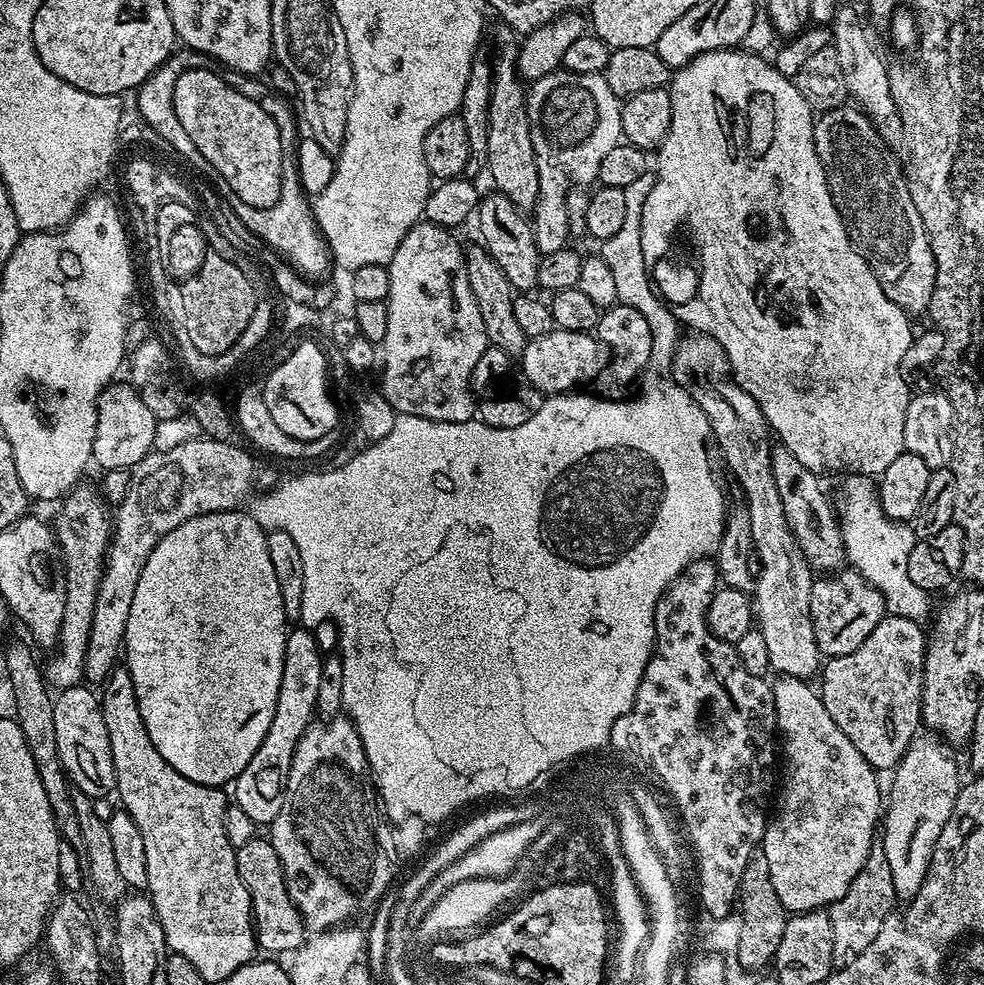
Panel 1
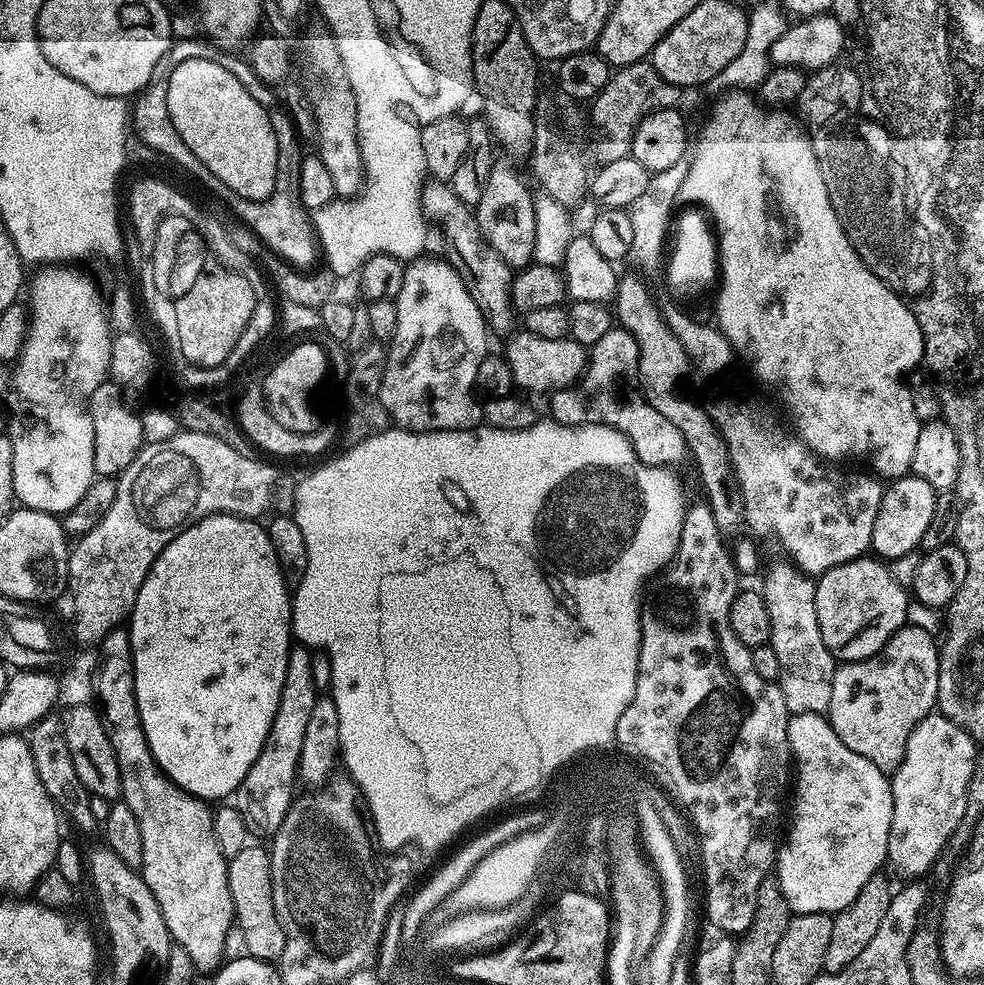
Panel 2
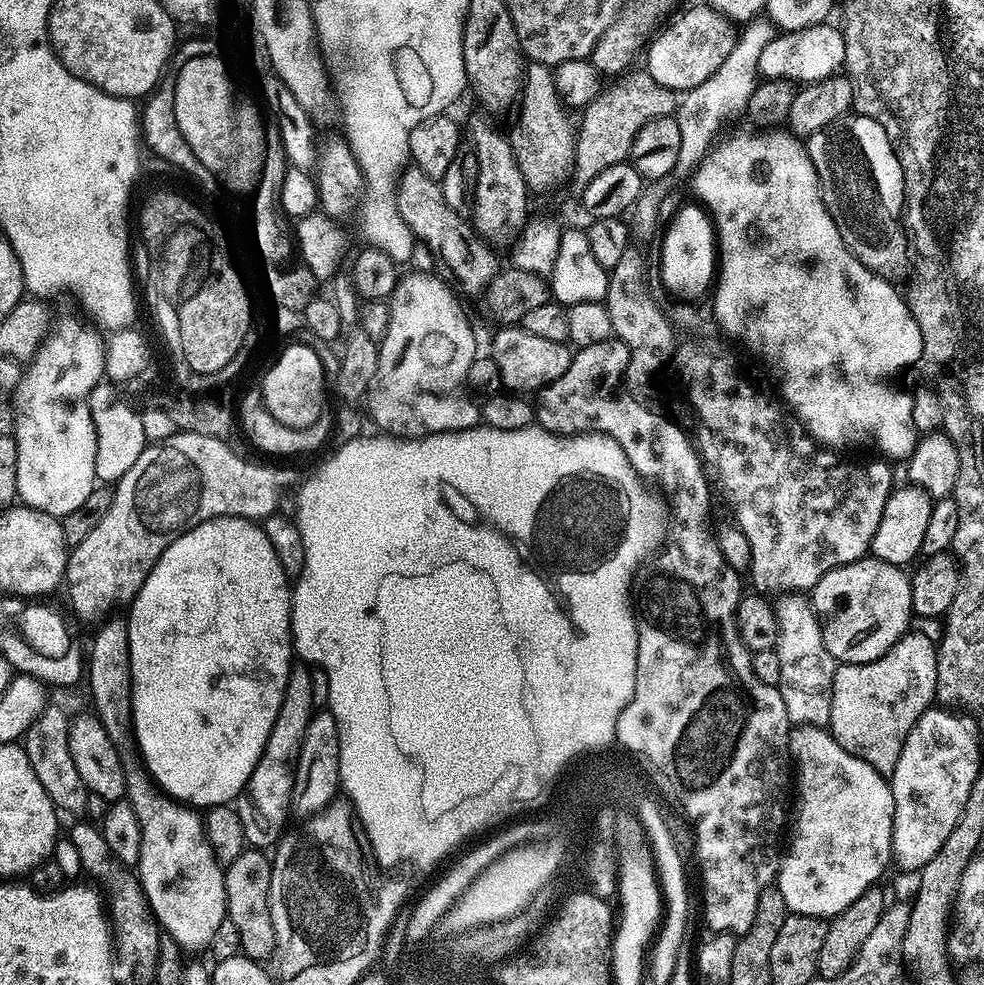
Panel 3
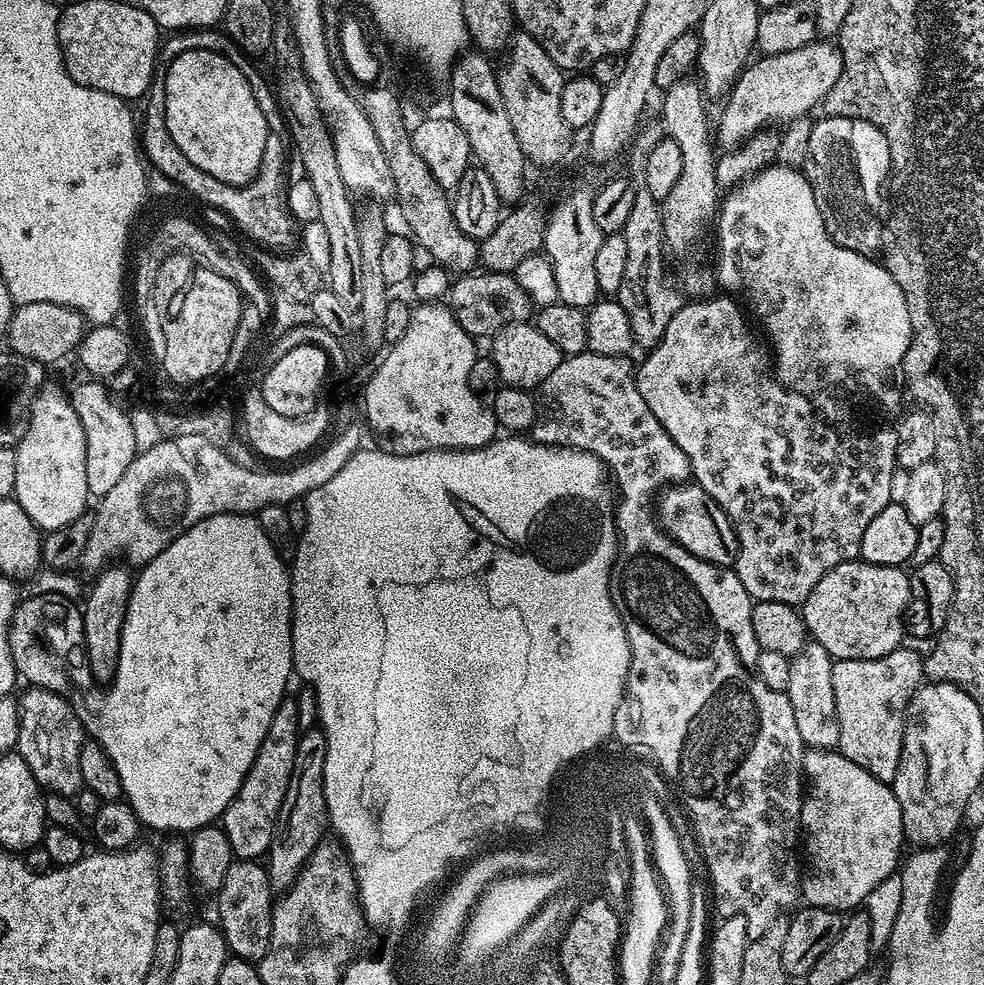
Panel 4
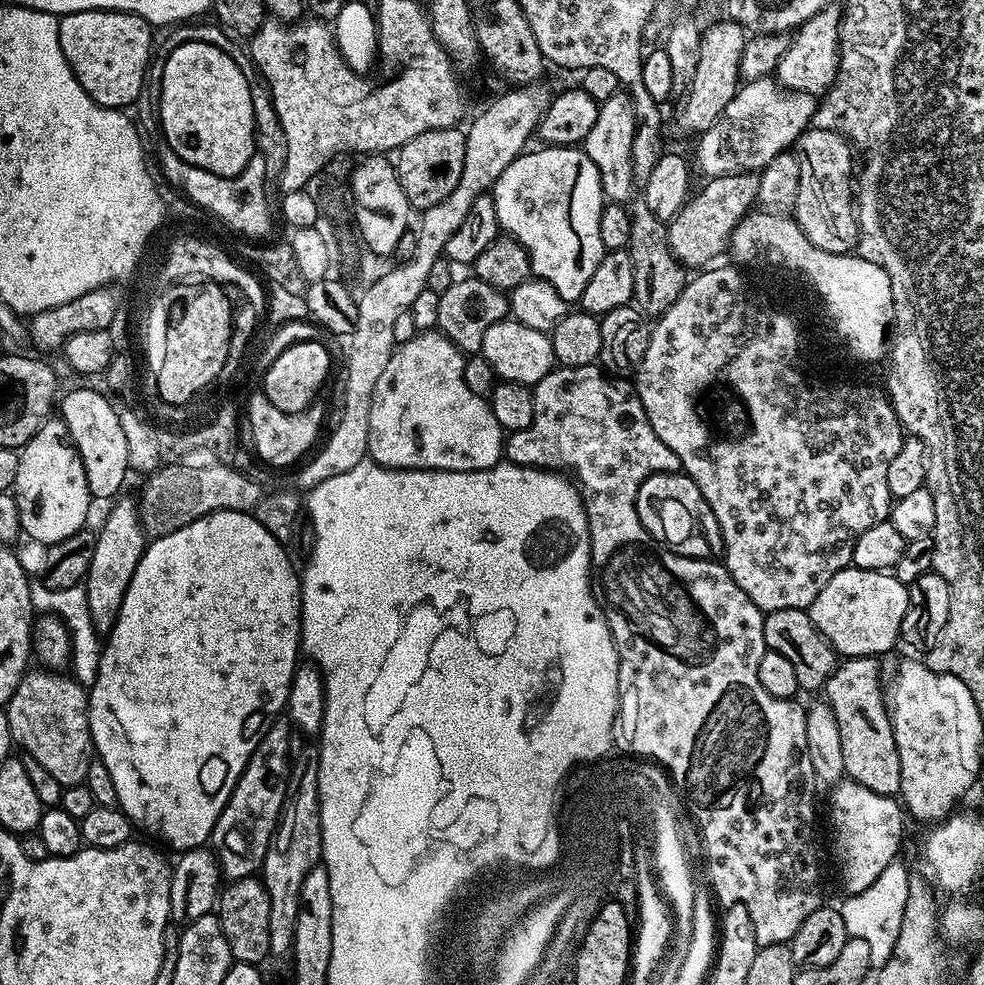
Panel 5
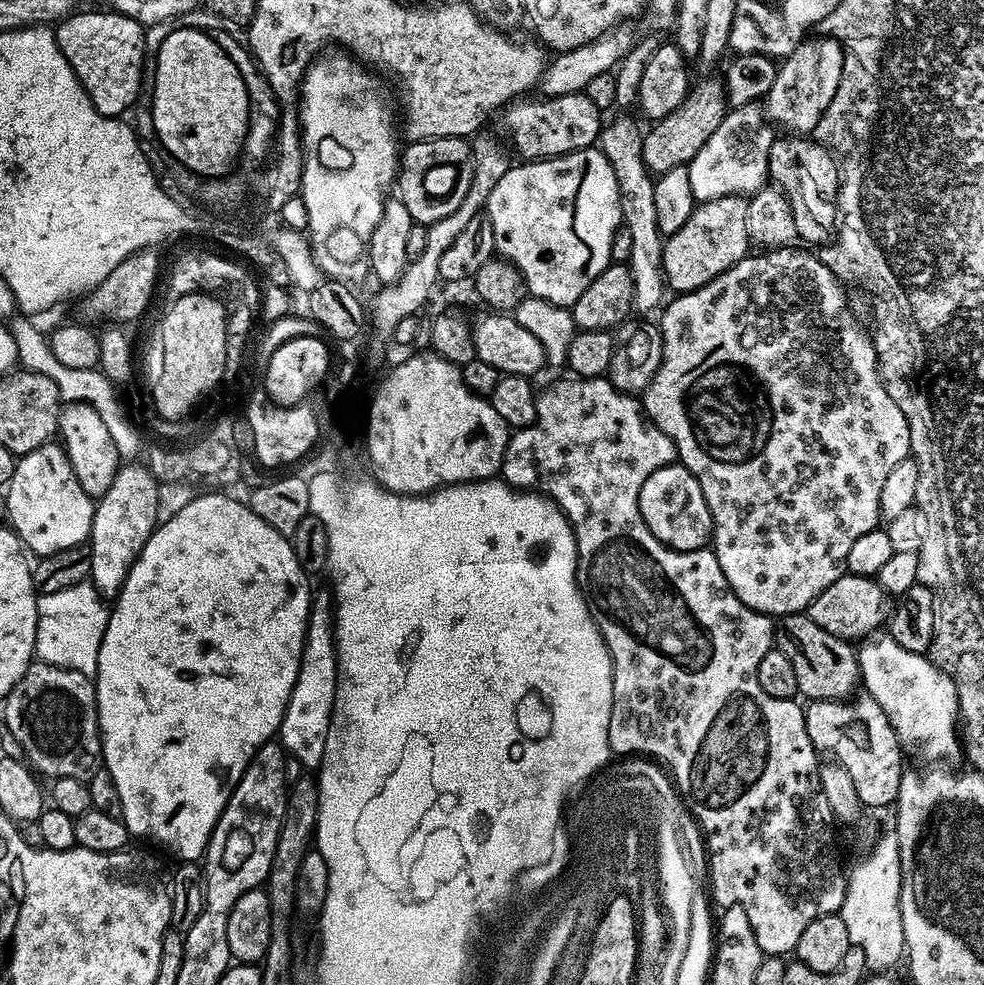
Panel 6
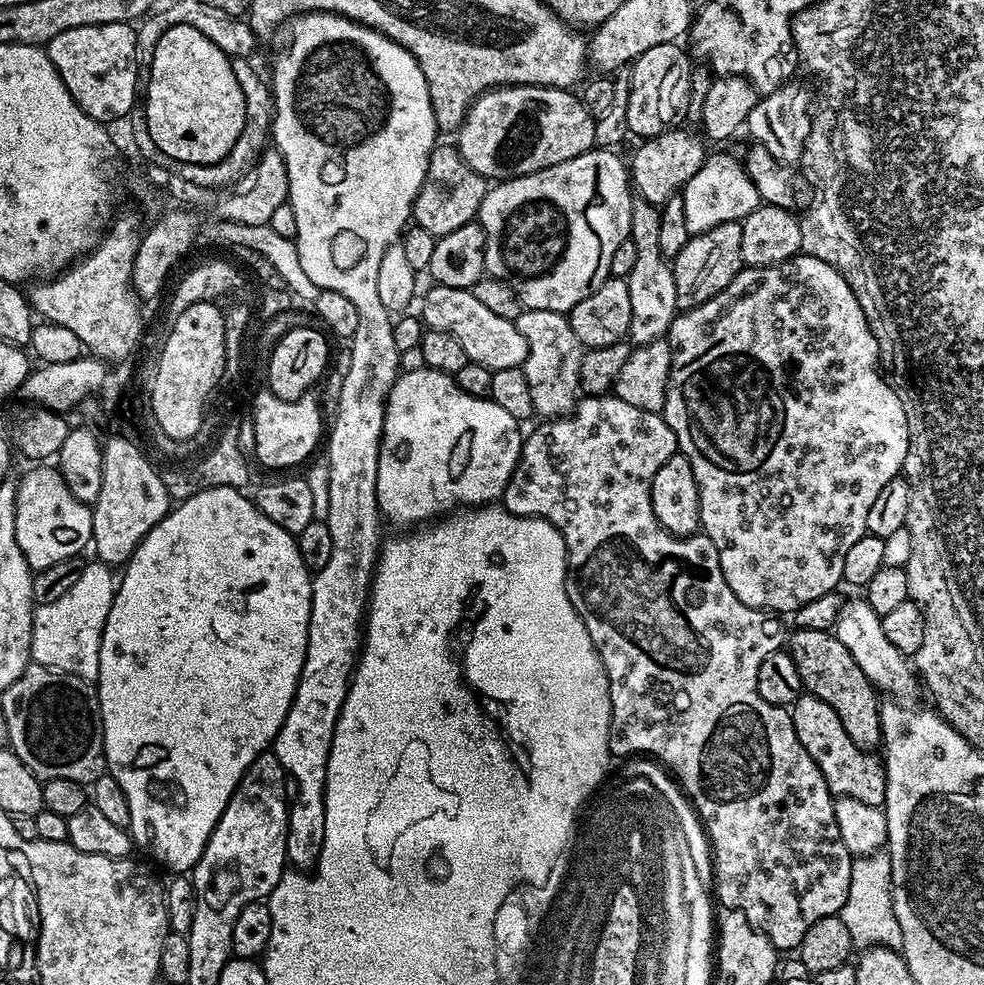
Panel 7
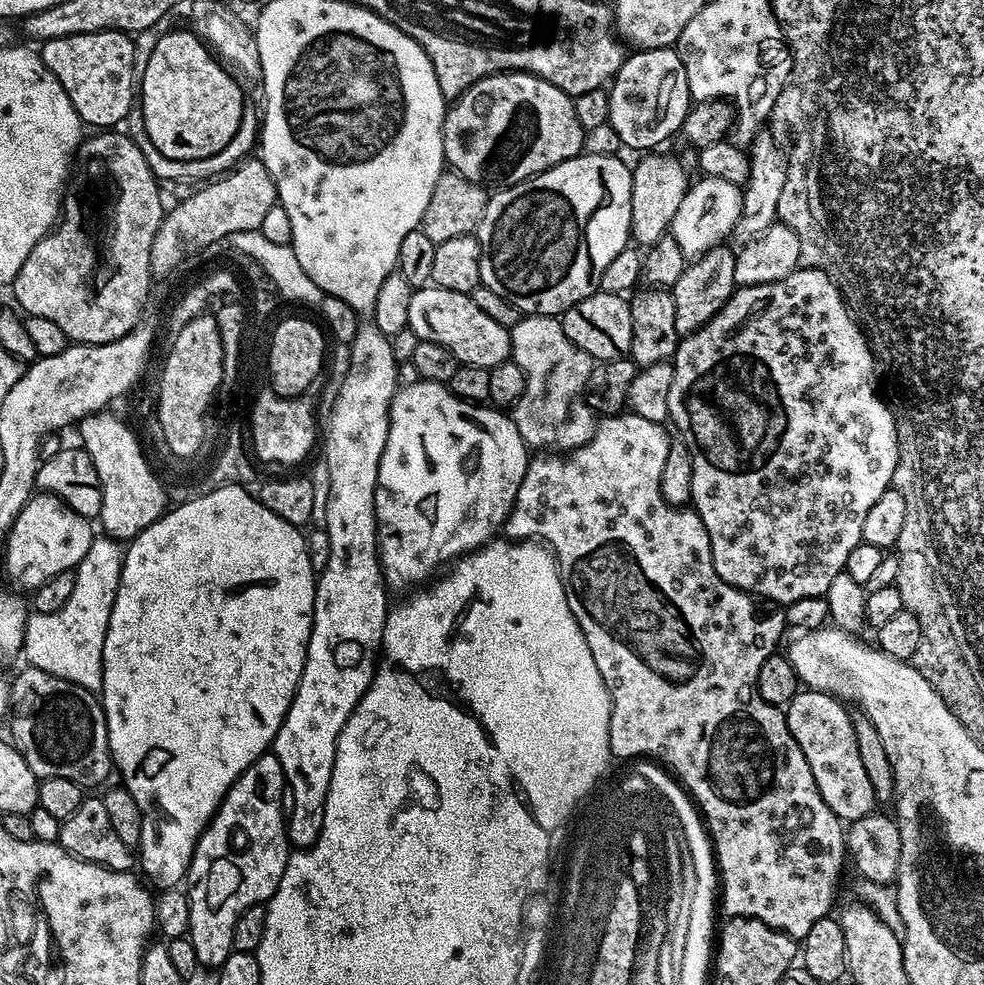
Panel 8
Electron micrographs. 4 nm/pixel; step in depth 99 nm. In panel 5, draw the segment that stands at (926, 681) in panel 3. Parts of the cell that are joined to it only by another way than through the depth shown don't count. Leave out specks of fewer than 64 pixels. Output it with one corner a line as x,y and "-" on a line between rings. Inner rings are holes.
848,658
833,668
822,692
834,710
838,734
842,734
842,758
847,779
856,780
874,794
896,796
900,790
898,746
891,726
885,689
880,686
880,668
872,658

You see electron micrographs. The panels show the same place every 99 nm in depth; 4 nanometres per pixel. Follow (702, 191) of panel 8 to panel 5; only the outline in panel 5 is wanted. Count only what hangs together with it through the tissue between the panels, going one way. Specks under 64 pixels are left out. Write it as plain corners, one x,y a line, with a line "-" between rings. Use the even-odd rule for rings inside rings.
764,77
745,81
737,87
735,96
729,105
723,108
722,114
715,120
714,125
699,135
696,148
696,162
705,177
729,176
744,172
758,172
773,160
777,154
787,151
795,145
796,140
811,125
818,110
817,97
808,92
790,93
781,88
773,77

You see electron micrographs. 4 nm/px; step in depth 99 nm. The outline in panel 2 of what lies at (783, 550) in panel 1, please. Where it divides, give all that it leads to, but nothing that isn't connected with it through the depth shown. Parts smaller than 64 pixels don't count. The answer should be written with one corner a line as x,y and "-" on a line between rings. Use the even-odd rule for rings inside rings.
781,558
768,568
762,595
766,614
770,616
768,634
774,654
778,654
779,686
786,698
789,713
827,713
830,706
832,679
838,667
836,657
826,650
822,630
818,630
816,580
801,572
795,564

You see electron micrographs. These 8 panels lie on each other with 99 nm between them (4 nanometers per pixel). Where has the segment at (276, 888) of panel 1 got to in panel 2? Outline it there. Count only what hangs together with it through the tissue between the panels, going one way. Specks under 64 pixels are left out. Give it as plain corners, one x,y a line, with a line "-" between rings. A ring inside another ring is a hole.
252,842
247,848
238,850
238,854
234,854
228,861
228,881
230,896
236,910
234,924
238,932
240,928
240,936
244,939
243,951
256,960
279,961
286,946
286,934
274,910
272,857
269,849
259,848
256,842

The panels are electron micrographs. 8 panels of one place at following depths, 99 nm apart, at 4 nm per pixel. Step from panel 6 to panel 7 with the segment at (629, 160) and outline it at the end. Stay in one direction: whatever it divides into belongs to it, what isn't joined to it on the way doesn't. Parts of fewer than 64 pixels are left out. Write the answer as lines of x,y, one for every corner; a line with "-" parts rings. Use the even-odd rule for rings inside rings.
641,198
633,199
630,210
630,238
638,254
634,270
627,276
630,290
630,330
628,336
633,345
649,344
667,337
668,327
678,314
674,274
669,257
658,246
660,237
660,208

